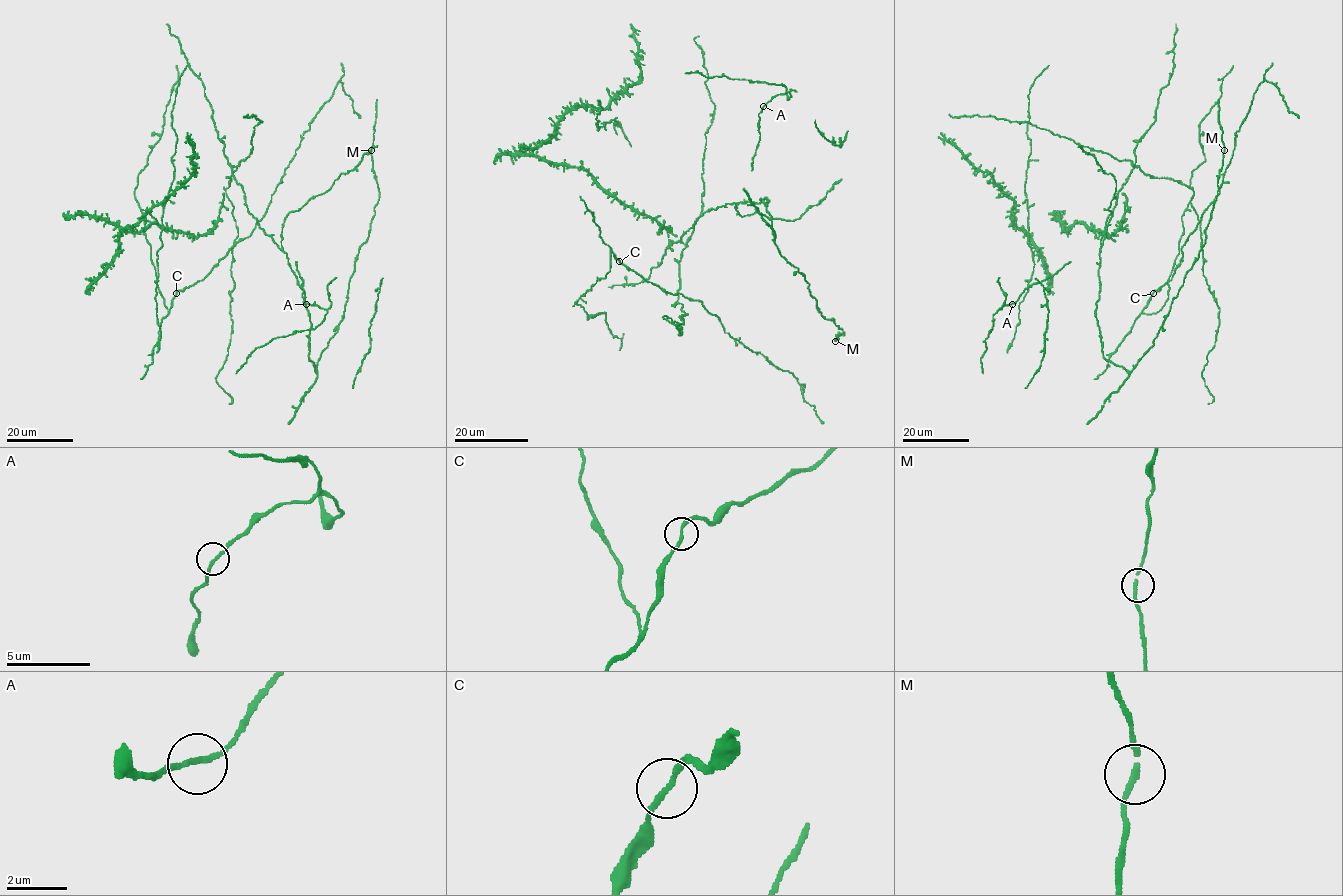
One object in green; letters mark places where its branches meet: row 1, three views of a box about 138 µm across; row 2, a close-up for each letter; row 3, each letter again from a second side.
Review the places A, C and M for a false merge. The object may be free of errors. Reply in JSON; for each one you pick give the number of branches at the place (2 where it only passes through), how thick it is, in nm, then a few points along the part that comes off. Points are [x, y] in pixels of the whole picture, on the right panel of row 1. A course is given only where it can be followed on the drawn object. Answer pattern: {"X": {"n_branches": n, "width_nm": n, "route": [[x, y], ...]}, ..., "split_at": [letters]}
{"split_at": []}

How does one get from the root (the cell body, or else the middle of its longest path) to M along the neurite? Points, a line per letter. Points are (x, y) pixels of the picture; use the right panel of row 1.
M: (1130, 173), (1100, 240), (1095, 311), (1103, 356), (1130, 372), (1153, 344), (1205, 244), (1225, 150)

